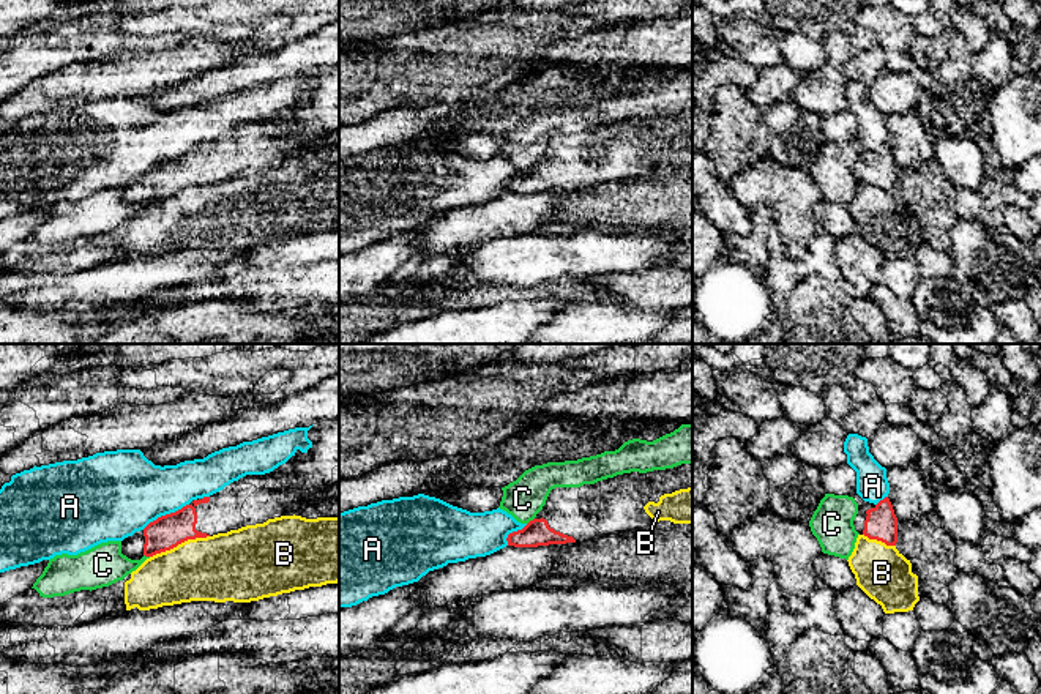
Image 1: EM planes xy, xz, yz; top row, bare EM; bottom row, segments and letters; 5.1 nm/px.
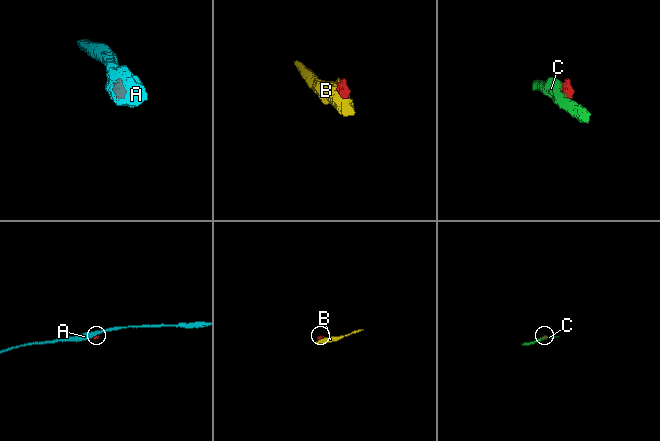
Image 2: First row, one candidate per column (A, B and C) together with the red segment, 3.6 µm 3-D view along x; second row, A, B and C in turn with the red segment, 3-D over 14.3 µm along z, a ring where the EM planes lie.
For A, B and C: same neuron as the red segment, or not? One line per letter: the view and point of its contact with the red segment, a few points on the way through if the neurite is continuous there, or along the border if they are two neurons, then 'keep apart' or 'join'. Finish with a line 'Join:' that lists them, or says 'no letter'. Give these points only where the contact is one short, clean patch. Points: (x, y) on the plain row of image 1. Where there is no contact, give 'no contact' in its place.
A: contact xy (166, 161); border xy (188, 150), (158, 163), (142, 175); keep apart
B: contact xy (179, 190); border xy (208, 182), (188, 185), (150, 204); keep apart
C: contact xz (530, 167); border xz (533, 164), (527, 171); keep apart
Join: no letter

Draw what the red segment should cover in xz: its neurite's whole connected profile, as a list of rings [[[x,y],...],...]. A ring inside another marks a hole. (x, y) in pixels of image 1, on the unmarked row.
[[[681,110],[647,120],[623,120],[580,134],[555,134],[536,164],[522,177],[509,180],[506,188],[514,194],[538,194],[585,189],[650,174],[653,166],[644,153],[691,132],[692,110]]]

